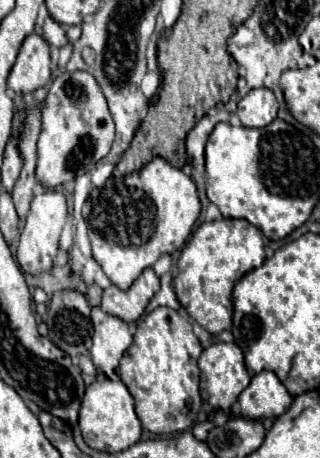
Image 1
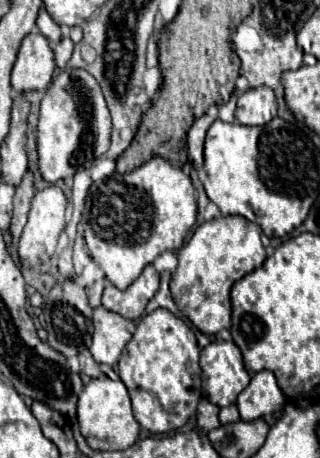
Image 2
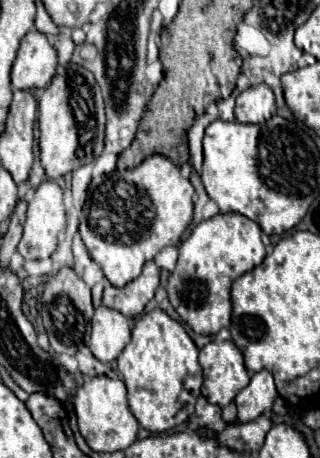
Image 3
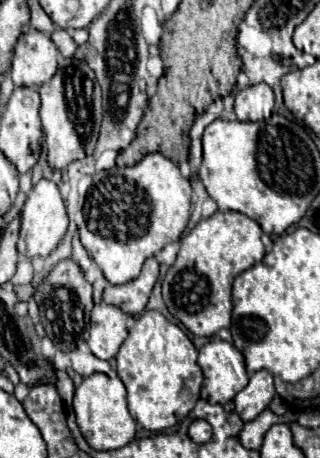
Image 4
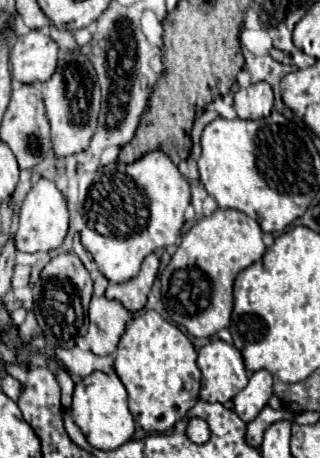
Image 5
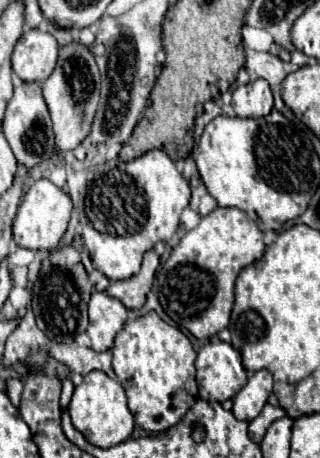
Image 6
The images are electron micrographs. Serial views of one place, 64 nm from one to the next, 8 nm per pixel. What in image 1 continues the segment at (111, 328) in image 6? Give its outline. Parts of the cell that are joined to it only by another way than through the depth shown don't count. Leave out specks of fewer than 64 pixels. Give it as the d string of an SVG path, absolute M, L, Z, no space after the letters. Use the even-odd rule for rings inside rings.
M92 308L90 318L94 324L94 336L92 336L92 348L90 348L92 362L106 376L112 376L128 344L132 344L130 328L122 318L106 314L100 308Z

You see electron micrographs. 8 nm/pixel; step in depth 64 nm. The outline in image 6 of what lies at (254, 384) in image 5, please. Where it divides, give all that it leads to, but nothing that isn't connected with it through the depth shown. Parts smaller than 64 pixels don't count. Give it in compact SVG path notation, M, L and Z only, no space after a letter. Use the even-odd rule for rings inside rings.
M258 370L248 378L248 384L234 396L232 414L238 420L254 420L264 408L272 392L272 374L268 370Z

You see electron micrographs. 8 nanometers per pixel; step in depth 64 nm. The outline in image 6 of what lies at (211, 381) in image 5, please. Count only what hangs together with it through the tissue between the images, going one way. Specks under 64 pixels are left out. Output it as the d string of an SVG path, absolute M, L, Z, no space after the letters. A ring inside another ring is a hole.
M214 340L200 348L196 358L196 382L202 400L224 402L234 398L246 380L240 352L228 342Z

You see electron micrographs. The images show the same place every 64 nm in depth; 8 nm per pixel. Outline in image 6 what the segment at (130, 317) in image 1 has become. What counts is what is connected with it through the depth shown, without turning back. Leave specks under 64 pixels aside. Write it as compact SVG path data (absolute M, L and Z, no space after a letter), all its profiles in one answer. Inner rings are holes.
M148 250L144 254L144 260L142 260L142 270L126 280L116 280L116 282L110 282L108 286L108 294L118 298L126 308L142 308L144 302L146 302L146 294L150 292L150 286L152 286L152 280L154 280L154 274L156 274L156 268L158 268L158 254L156 250Z

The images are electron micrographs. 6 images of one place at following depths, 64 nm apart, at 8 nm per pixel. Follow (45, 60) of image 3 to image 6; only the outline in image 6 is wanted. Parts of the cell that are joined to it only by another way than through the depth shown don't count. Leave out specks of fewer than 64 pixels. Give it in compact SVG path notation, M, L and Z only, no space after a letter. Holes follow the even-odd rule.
M38 28L26 30L16 42L12 54L12 70L24 82L42 82L52 74L58 56L58 42L52 34Z

